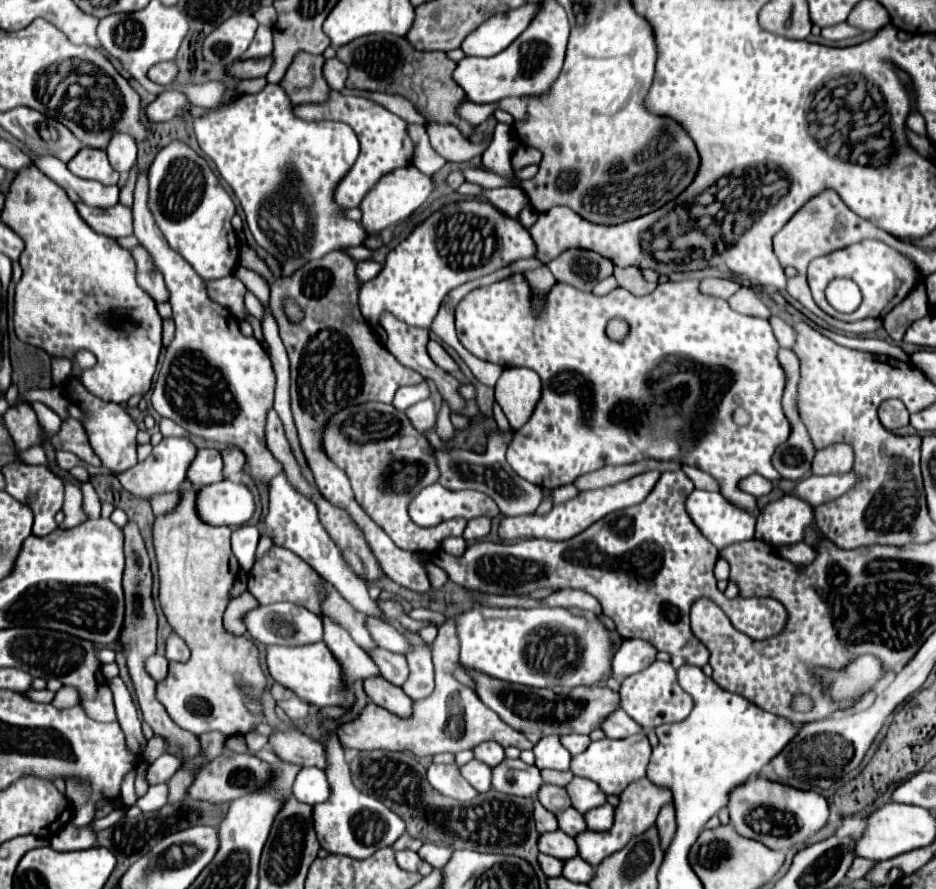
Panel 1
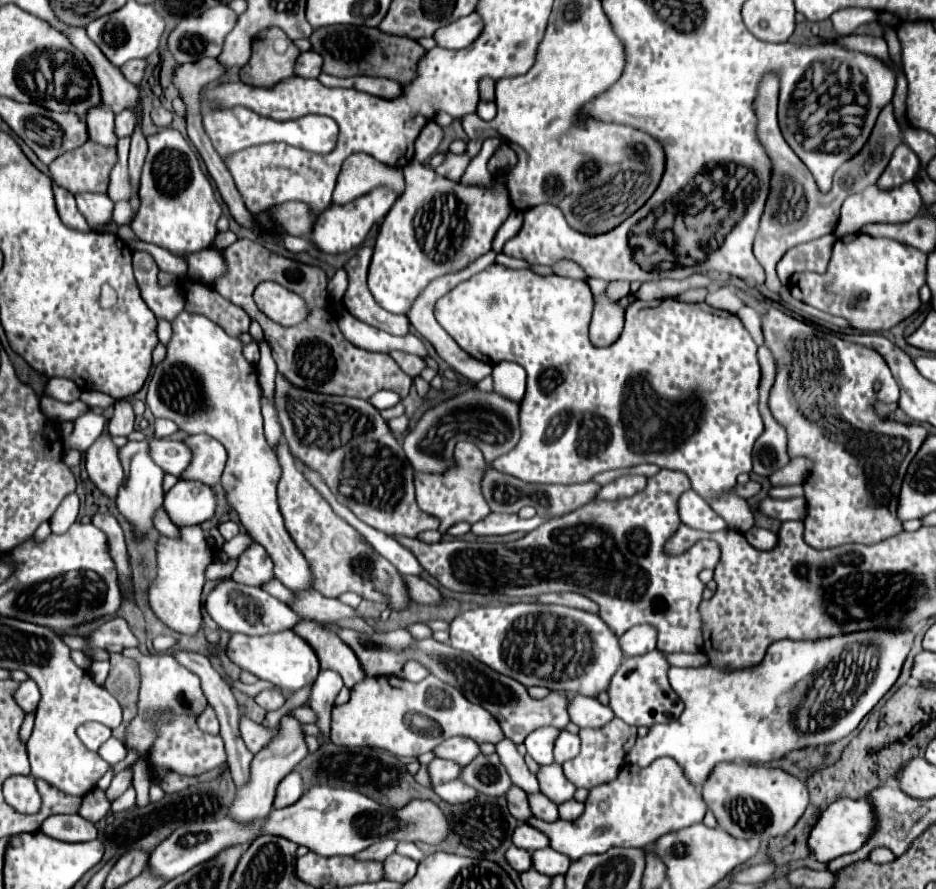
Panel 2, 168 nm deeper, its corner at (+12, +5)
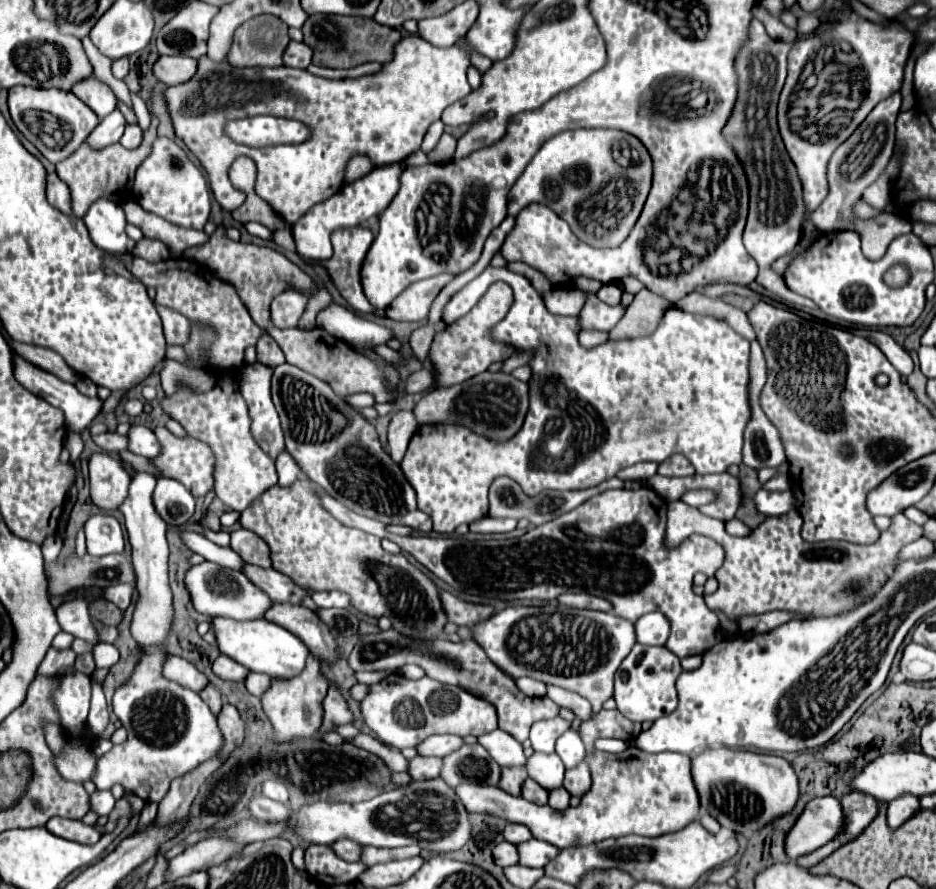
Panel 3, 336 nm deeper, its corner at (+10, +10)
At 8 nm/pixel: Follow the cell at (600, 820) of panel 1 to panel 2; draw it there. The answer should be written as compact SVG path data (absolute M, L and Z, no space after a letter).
M575 799L565 801L565 803L559 805L559 817L565 819L565 821L575 821L583 813L583 807L585 805L583 803L577 803Z

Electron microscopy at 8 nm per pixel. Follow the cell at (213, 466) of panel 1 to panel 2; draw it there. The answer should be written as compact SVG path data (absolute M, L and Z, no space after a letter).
M149 439L149 455L163 471L175 477L179 477L191 461L189 447L171 439Z

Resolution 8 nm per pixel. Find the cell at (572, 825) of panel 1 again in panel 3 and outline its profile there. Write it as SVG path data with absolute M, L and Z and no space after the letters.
M527 778L523 784L523 798L527 798L529 802L535 802L535 804L547 804L549 792L543 786L539 786L535 780Z

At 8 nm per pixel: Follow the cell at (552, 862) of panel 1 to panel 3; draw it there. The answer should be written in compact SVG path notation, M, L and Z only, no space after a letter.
M501 842L493 848L493 858L499 866L507 868L507 866L513 866L513 864L519 864L519 852L517 852L517 846L515 844L509 844L509 842Z

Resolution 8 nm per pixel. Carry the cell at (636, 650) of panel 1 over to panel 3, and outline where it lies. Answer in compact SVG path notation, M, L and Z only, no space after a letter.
M659 612L641 616L635 622L635 634L637 634L637 642L639 644L663 646L667 642L667 636L669 636L667 618L663 614L659 614Z

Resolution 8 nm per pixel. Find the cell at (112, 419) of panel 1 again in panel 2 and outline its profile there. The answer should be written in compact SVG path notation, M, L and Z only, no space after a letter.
M101 435L85 451L85 469L93 485L109 499L117 497L119 487L123 485L123 467L117 455L117 447L111 437Z

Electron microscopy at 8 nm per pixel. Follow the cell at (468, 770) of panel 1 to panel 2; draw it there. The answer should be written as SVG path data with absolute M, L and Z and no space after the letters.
M433 759L427 765L429 771L429 779L431 779L431 787L439 785L439 783L447 783L459 777L461 767L455 761L447 761L447 759Z

